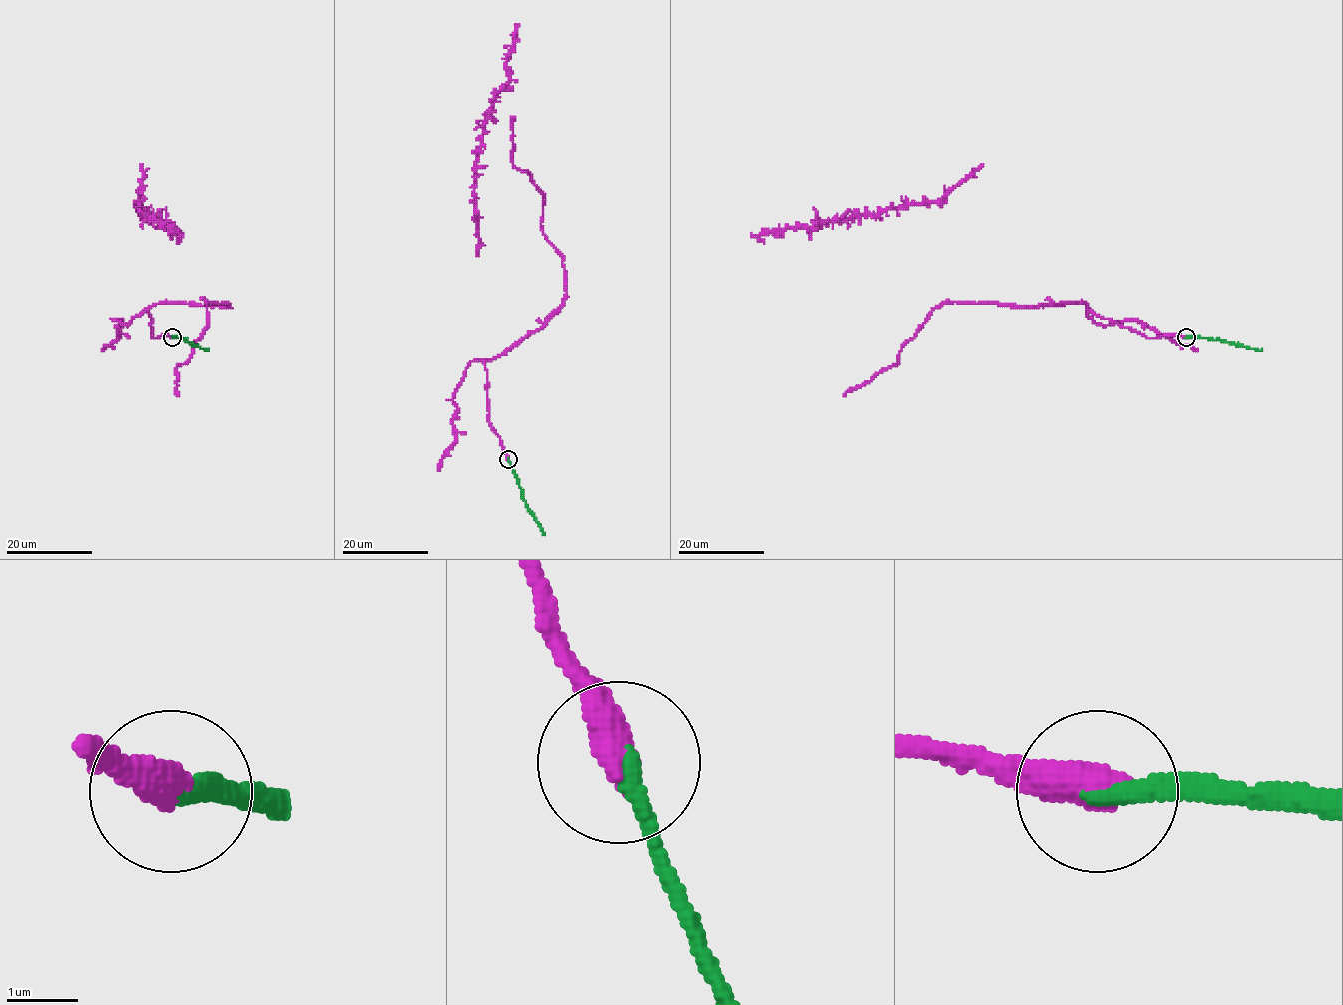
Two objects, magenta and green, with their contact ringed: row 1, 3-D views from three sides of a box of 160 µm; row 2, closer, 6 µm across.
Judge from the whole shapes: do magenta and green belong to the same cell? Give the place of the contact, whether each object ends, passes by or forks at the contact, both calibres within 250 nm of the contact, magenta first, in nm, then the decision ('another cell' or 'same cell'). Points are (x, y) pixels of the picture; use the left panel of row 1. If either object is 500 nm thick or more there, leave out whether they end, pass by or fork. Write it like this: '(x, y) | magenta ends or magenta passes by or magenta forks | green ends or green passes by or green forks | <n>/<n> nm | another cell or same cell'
(172, 337) | 500/280 nm | another cell

